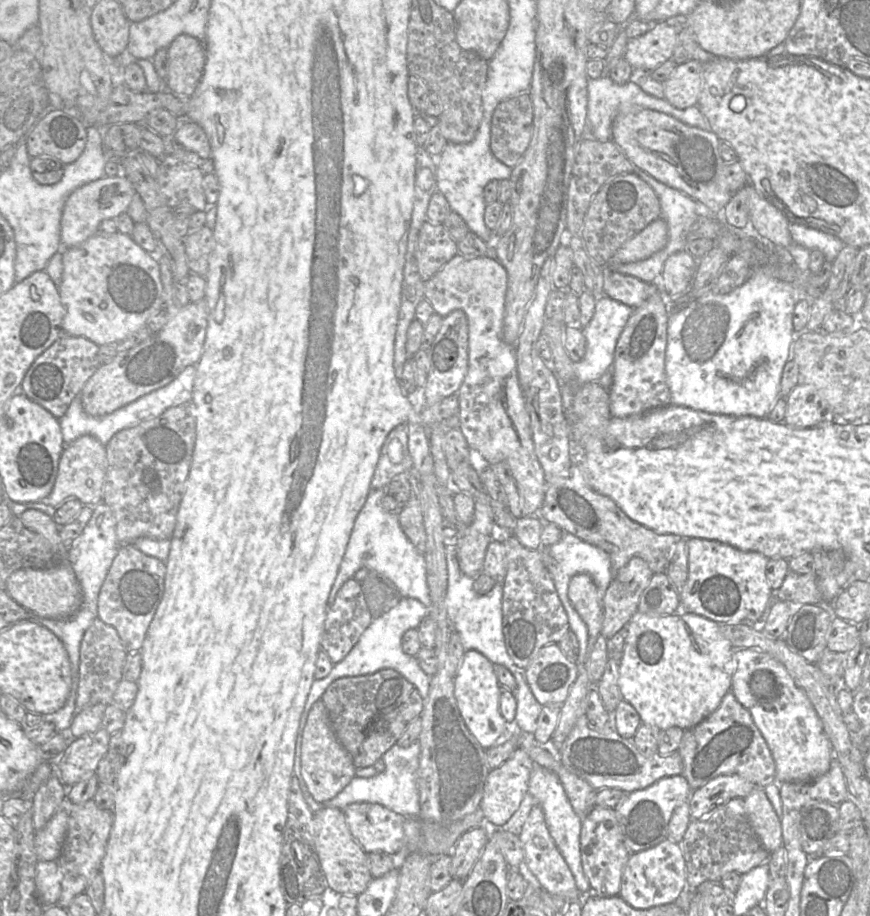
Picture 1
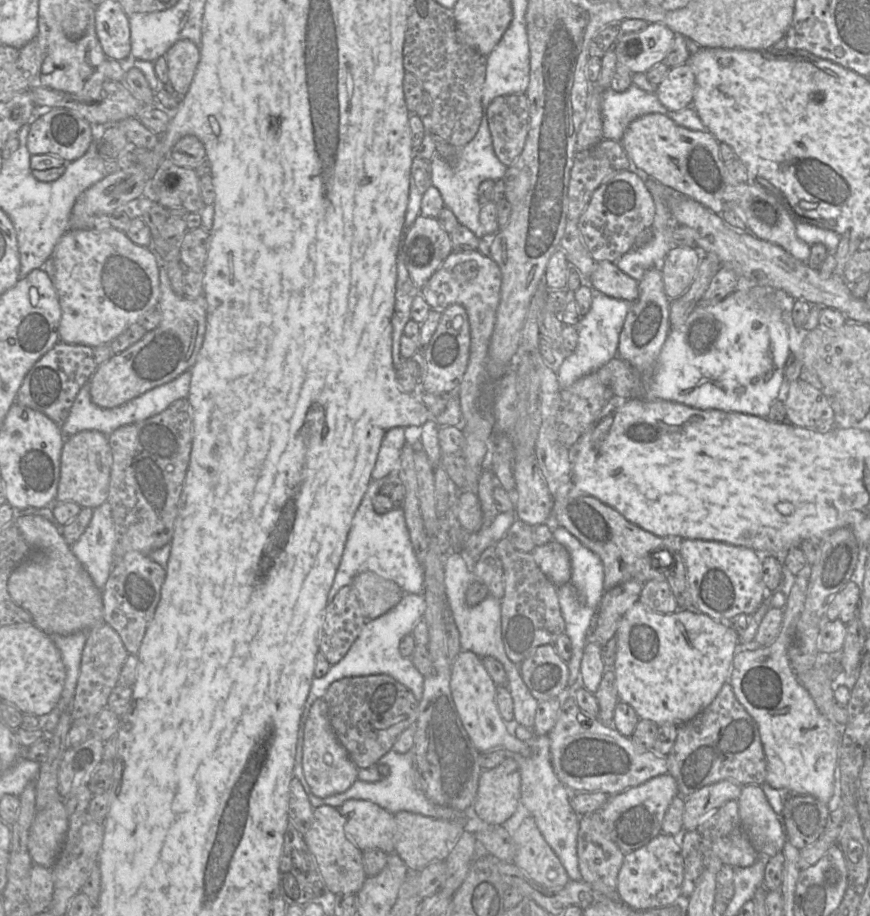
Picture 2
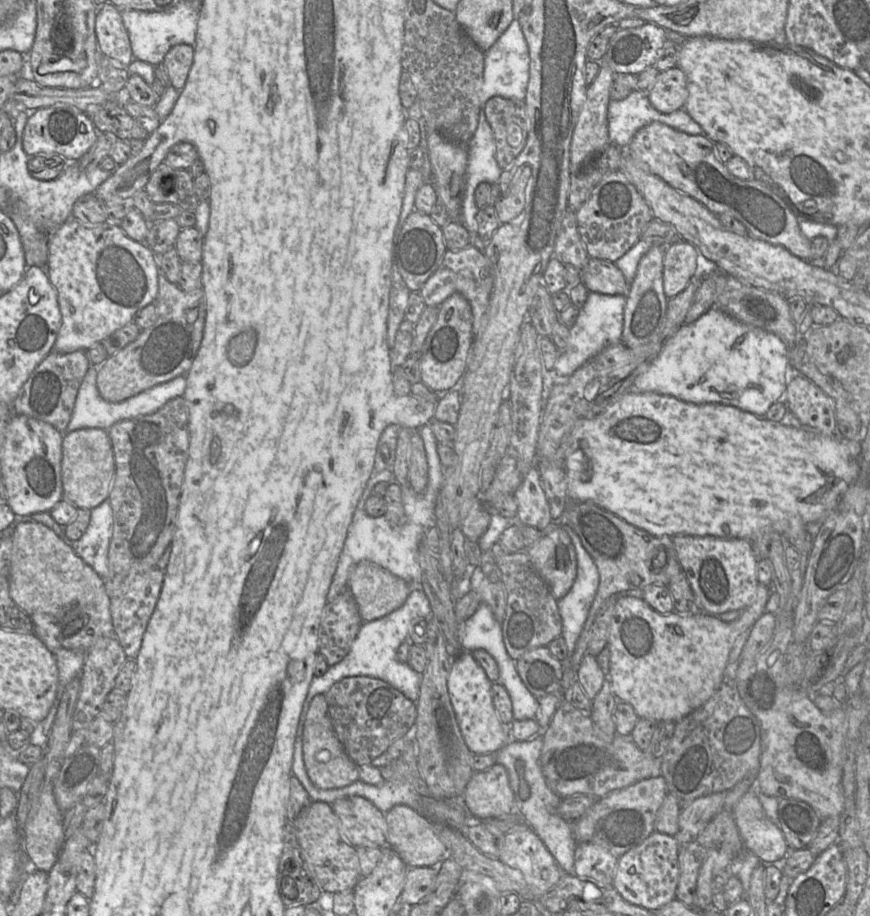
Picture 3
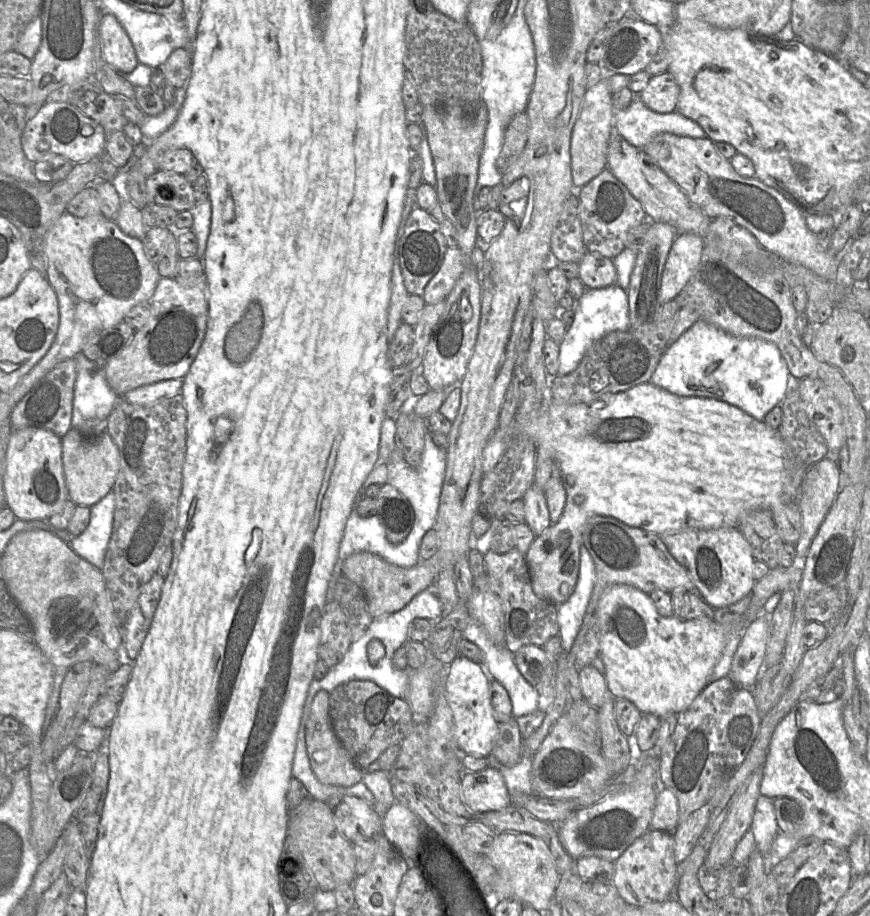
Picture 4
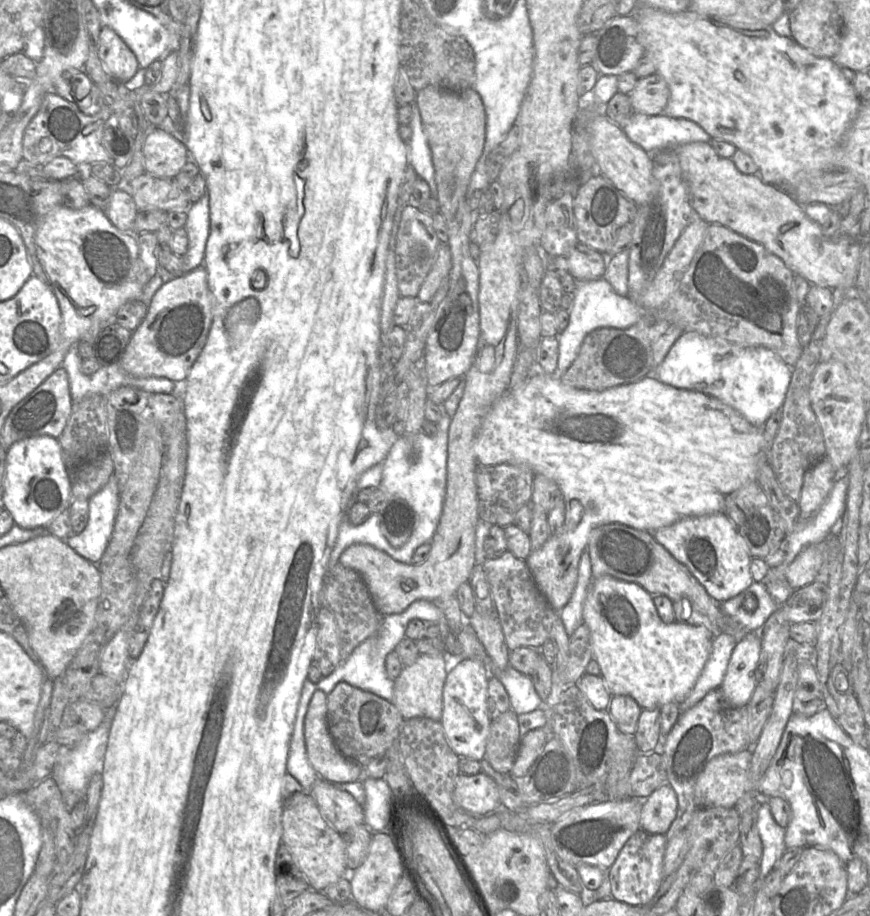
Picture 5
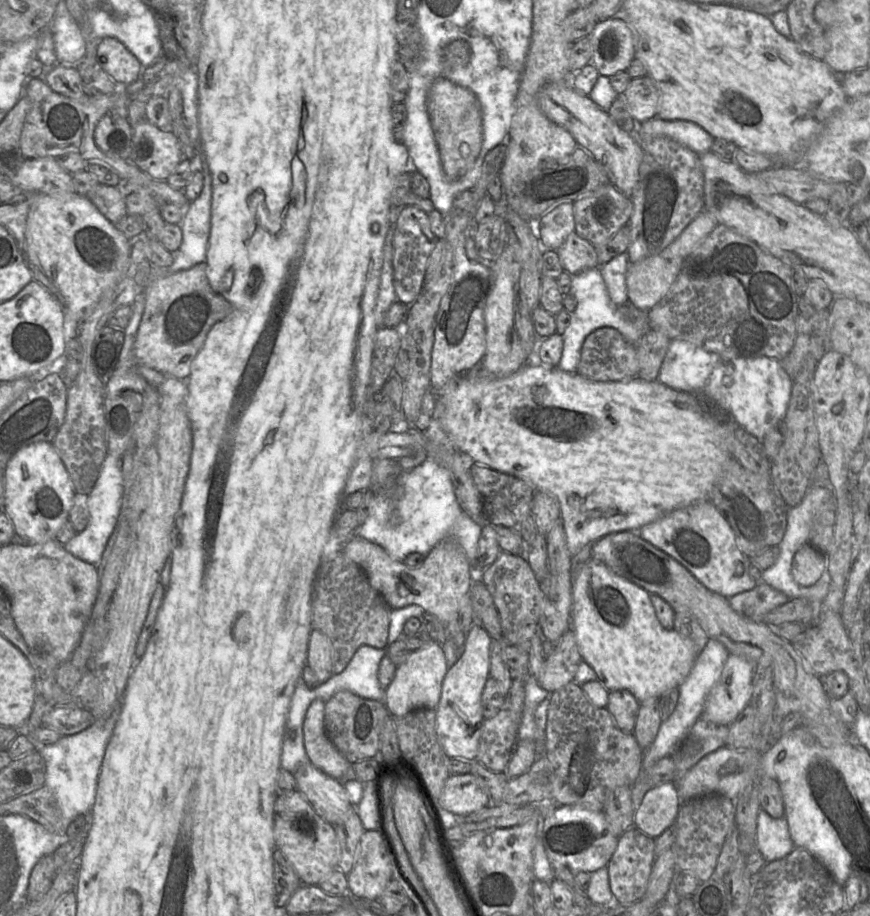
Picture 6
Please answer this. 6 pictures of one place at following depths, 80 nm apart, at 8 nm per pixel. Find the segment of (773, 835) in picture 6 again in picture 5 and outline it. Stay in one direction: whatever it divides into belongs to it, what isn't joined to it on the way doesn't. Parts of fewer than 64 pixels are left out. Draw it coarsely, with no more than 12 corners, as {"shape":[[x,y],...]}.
{"shape":[[766,799],[758,804],[762,843],[760,878],[787,850],[786,829],[774,820]]}

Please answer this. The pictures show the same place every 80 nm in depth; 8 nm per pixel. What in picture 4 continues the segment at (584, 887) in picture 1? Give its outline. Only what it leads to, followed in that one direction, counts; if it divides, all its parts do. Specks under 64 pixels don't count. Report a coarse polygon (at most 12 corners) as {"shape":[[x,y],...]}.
{"shape":[[523,751],[512,767],[491,753],[488,767],[503,776],[511,799],[534,796],[531,790],[533,755]]}

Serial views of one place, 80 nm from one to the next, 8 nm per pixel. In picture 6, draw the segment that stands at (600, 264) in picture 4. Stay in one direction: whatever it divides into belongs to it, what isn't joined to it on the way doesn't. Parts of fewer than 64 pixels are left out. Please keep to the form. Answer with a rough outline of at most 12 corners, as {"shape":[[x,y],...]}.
{"shape":[[575,231],[555,251],[570,275],[599,266],[595,247]]}

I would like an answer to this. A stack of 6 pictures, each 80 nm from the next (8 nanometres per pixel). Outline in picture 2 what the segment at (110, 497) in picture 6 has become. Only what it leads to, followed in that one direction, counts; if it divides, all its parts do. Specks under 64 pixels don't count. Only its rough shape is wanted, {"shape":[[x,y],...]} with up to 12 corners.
{"shape":[[106,501],[71,551],[103,589],[114,565],[115,527]]}

